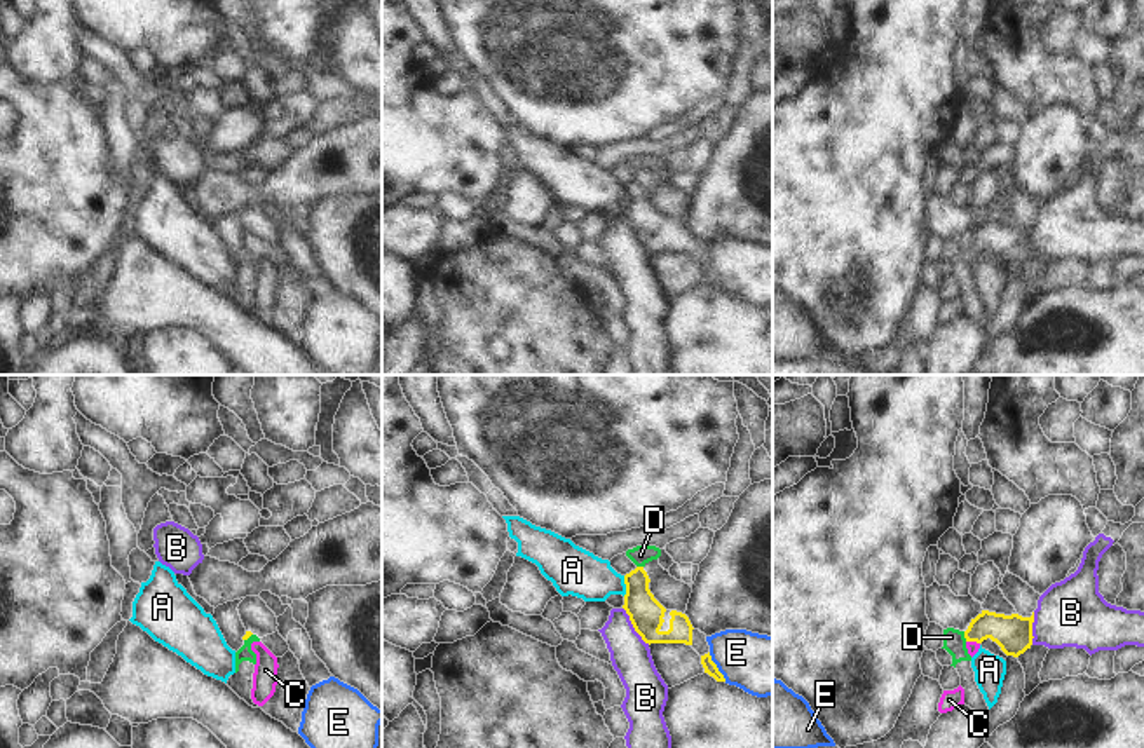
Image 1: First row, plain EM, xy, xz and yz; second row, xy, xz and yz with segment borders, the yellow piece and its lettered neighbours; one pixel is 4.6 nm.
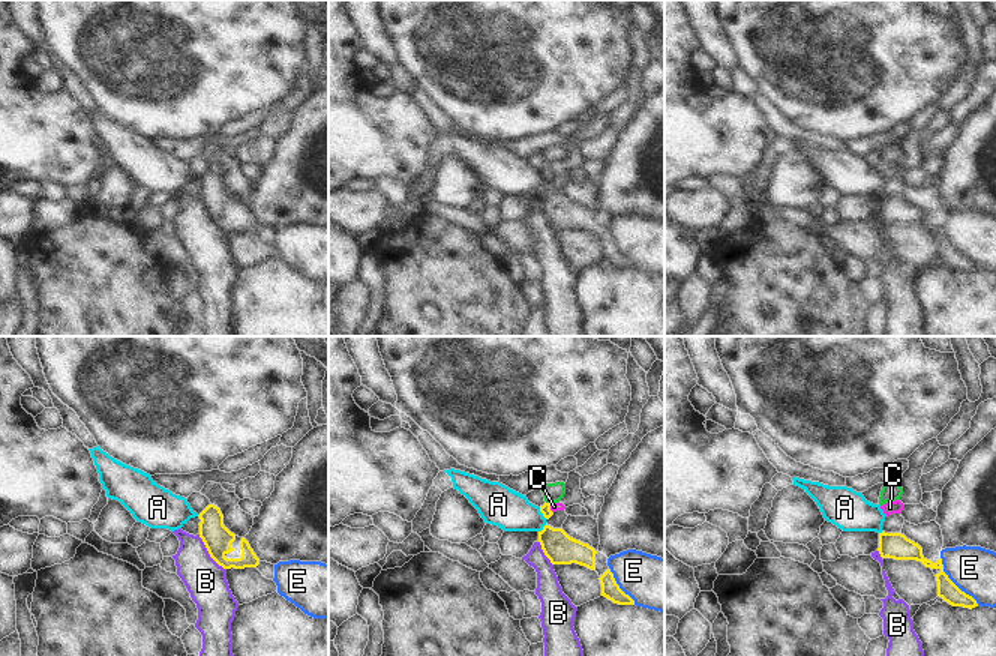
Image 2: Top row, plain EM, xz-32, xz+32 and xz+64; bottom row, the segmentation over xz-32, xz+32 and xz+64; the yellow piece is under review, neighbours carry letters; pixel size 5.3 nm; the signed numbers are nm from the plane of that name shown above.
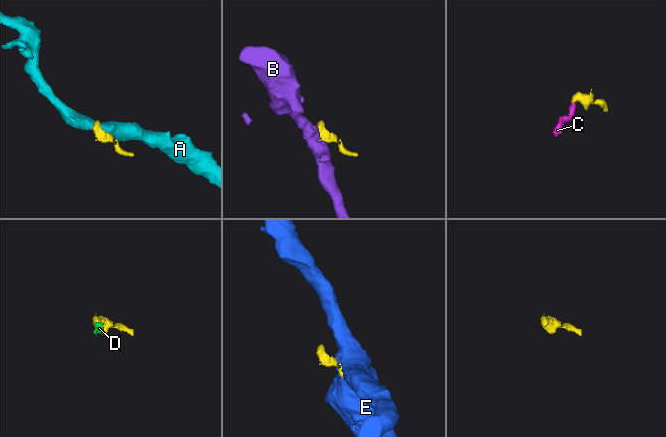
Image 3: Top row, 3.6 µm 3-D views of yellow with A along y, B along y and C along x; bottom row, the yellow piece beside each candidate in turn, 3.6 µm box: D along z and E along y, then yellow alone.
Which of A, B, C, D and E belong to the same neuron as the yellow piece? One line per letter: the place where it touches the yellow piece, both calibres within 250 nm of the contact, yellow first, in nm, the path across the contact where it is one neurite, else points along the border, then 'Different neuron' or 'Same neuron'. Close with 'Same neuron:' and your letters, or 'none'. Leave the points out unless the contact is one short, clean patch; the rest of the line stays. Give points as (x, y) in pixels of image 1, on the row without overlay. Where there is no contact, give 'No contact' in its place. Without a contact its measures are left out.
A: Touches yellow at xz (626, 196). Thickness 160 nm (yellow) against 220 nm. Boundary: xz (623, 185), (625, 204). Different neuron
B: Touches yellow at xz (633, 236). Thickness 160 nm (yellow) against 180 nm. Boundary: xz (623, 217), (633, 239), (649, 253). Different neuron
C: Touches yellow at yz (973, 250). Thickness 180 nm (yellow) against 50 nm. Path across: yz (1014, 243), (982, 241), (973, 250), (972, 257). Same neuron
D: Touches yellow at yz (965, 246). Thickness 180 nm (yellow) against 110 nm. Boundary: yz (963, 241), (966, 250). Different neuron
E: Touches yellow at xz (715, 276). Thickness 60 nm (yellow) against 280 nm. Boundary: xz (708, 262), (726, 290). Different neuron
Same neuron: C.

